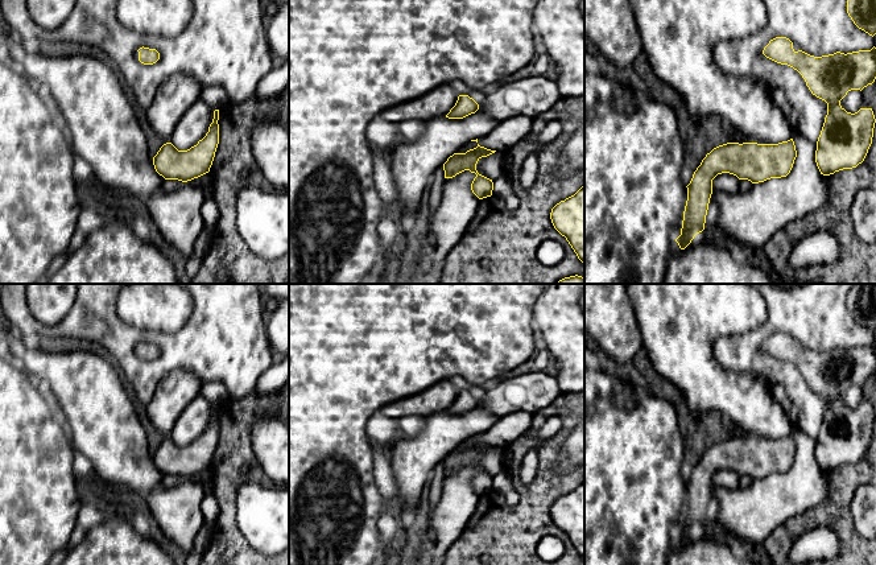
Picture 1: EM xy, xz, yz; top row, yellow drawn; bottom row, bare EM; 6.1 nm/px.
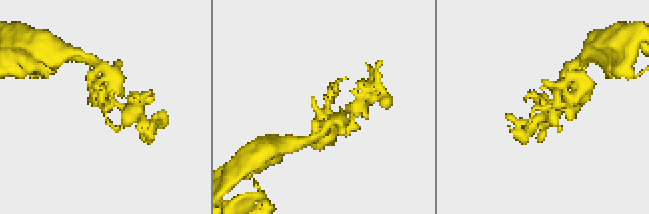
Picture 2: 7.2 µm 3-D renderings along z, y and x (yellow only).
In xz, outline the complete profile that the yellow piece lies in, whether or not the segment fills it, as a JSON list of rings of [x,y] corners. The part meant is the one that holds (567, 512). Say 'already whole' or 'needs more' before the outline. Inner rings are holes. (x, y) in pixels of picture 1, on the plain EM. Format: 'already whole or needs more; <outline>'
already whole; [[[584,481],[574,491],[557,499],[550,515],[584,560]]]

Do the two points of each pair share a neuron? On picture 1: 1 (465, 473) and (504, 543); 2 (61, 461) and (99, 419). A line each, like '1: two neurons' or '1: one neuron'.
1: two neurons
2: two neurons

